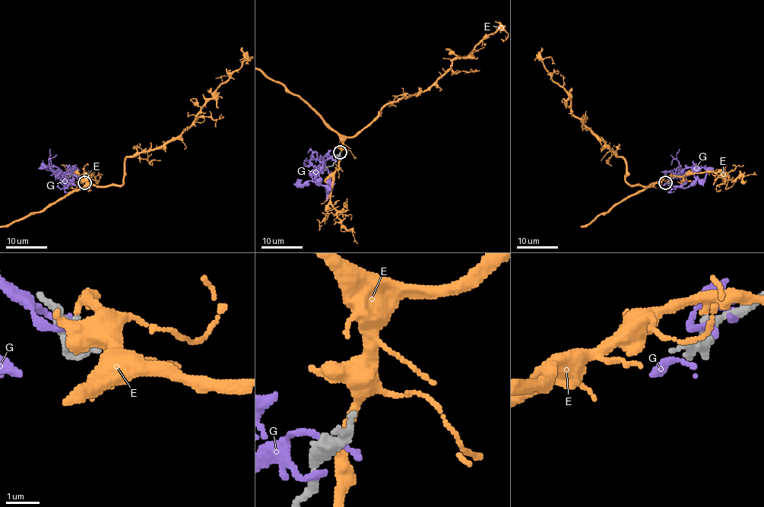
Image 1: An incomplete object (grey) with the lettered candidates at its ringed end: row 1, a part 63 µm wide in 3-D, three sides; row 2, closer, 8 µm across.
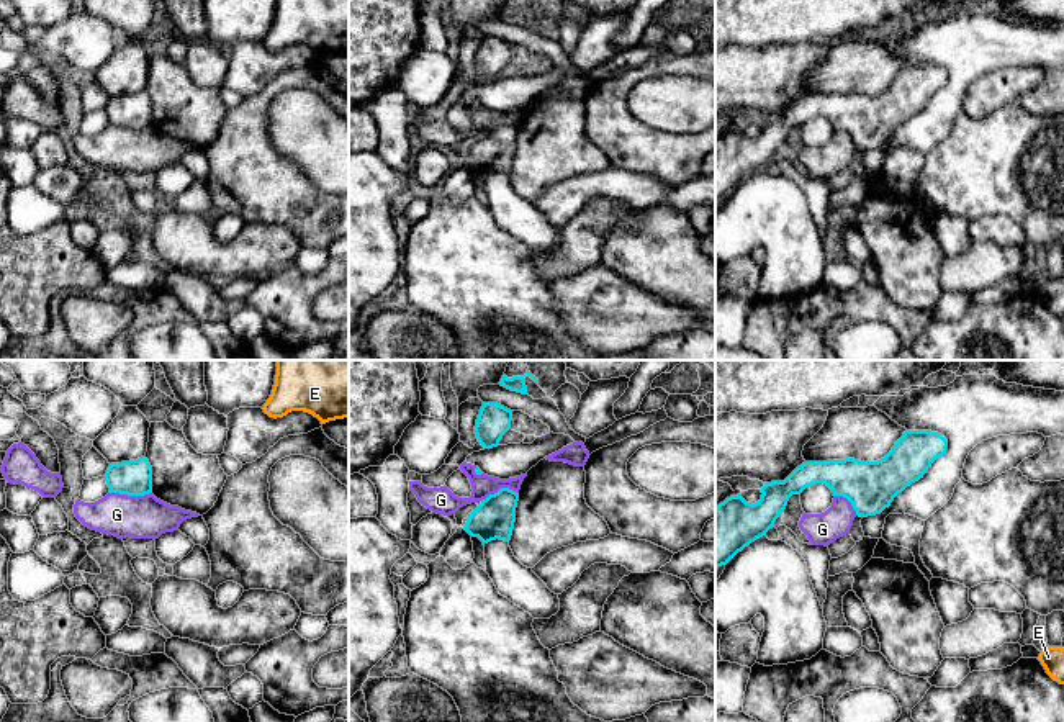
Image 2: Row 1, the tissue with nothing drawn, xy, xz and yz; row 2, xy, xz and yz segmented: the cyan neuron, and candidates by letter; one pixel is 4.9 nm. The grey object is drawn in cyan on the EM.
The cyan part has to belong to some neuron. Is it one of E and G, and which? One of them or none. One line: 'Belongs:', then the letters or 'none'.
Belongs: none

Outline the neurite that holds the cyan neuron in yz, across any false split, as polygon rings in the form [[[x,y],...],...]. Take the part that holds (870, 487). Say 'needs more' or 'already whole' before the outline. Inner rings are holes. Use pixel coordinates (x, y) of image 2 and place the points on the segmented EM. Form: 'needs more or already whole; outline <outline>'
already whole; outline [[[905,431],[892,450],[877,462],[854,458],[805,462],[784,481],[764,483],[761,499],[755,504],[746,503],[742,494],[727,498],[715,508],[715,568],[727,565],[738,552],[766,535],[784,512],[792,494],[800,494],[805,488],[823,483],[832,490],[833,496],[846,498],[856,516],[876,516],[889,508],[894,498],[907,486],[923,478],[931,463],[946,454],[946,447],[948,440],[938,432]]]

